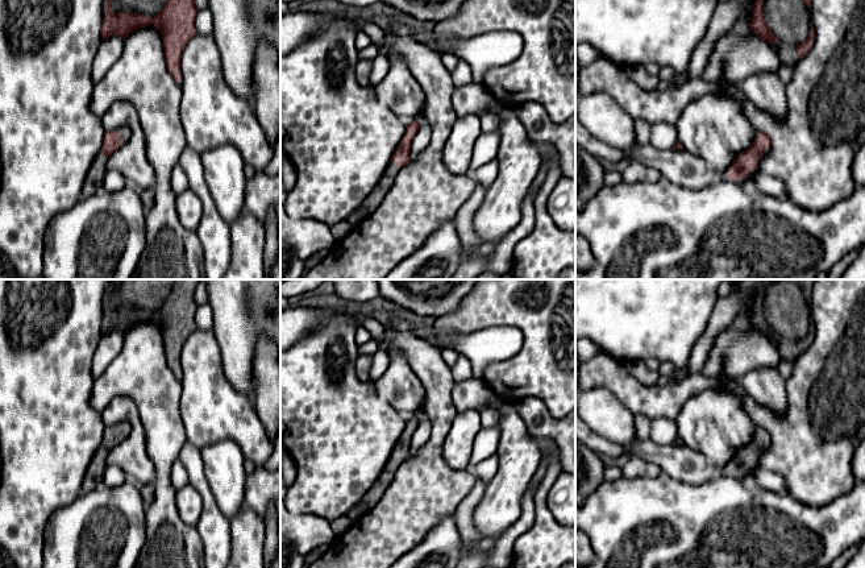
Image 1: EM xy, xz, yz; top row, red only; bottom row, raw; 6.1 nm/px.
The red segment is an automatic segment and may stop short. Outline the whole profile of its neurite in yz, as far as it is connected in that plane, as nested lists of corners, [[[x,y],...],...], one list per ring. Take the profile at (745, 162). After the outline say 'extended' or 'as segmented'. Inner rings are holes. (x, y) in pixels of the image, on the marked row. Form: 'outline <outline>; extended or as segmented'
outline [[[758,130],[753,144],[733,159],[725,178],[741,187],[752,187],[750,179],[760,171],[758,162],[769,146],[772,146],[769,133]]]; extended

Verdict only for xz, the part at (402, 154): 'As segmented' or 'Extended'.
Extended

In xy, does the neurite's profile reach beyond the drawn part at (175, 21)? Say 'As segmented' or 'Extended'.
As segmented

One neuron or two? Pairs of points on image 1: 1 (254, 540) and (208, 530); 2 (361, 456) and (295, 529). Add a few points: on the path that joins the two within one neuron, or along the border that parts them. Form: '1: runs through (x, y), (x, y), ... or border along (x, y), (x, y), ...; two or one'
1: border along (228, 519), (231, 554); two
2: border along (294, 513), (317, 514), (329, 522); two

